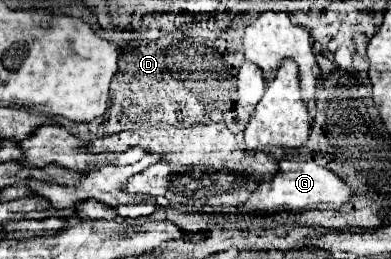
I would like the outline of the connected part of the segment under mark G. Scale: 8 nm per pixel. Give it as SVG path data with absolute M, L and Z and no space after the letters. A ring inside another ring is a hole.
M281 161L279 171L269 183L261 183L259 189L239 207L241 213L275 213L279 209L305 211L315 203L335 203L337 207L351 203L355 197L351 183L343 181L331 169L325 169L313 161Z

